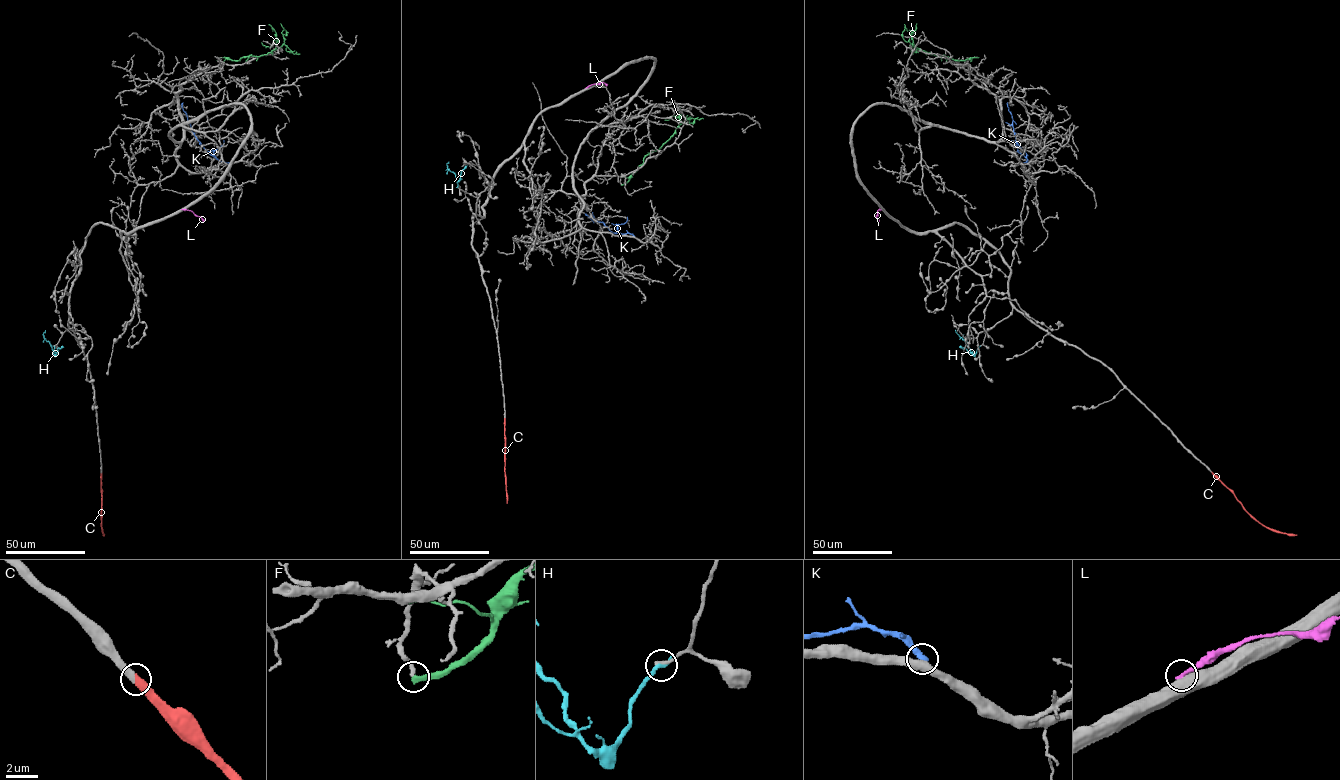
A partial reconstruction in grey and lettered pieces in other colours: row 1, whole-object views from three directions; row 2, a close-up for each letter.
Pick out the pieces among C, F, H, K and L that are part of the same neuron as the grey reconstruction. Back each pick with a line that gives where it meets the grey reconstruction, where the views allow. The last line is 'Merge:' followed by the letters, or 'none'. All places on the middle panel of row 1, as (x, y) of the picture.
C: Touches grey at (504, 418)
Merge: C

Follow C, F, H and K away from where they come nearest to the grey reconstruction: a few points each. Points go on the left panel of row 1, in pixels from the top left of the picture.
C: (101, 472), (104, 535)
F: (217, 57), (239, 61), (279, 49), (284, 43), (283, 35), (287, 35), (280, 23)
H: (54, 346), (55, 354), (44, 338), (45, 330)
K: (230, 163), (219, 161), (201, 145), (192, 131), (183, 102)

